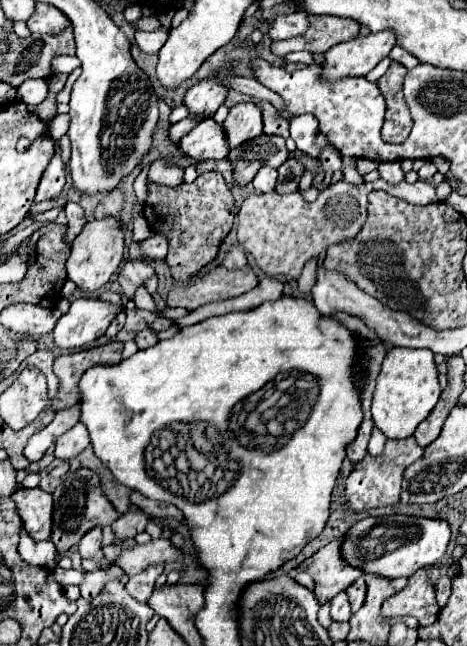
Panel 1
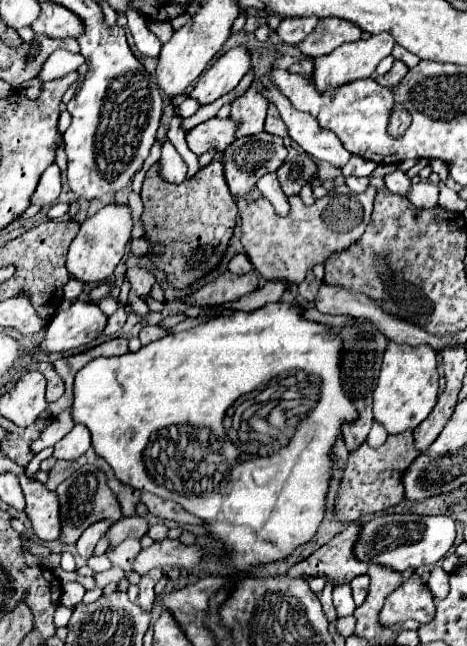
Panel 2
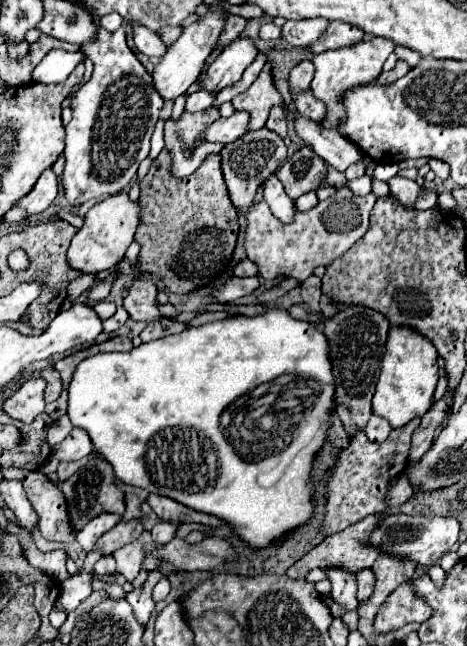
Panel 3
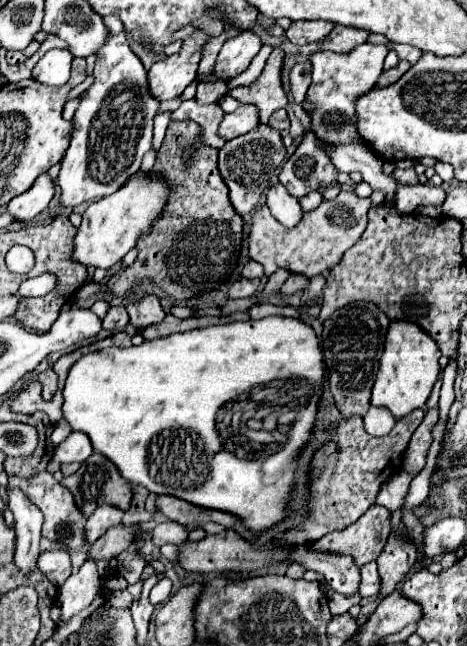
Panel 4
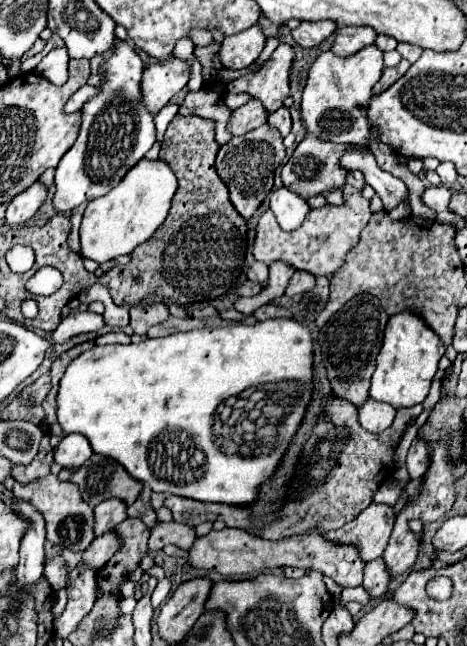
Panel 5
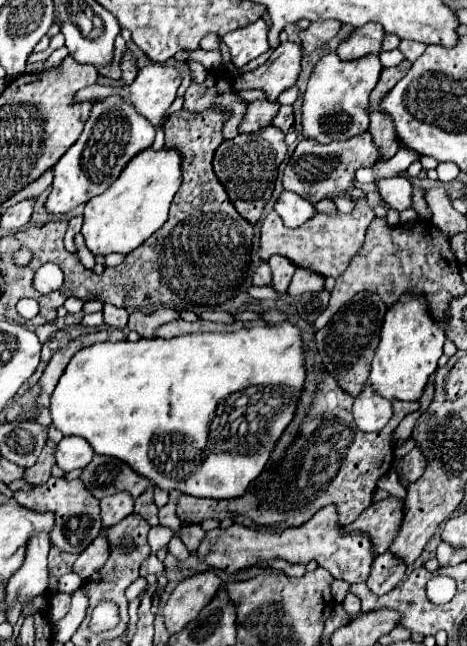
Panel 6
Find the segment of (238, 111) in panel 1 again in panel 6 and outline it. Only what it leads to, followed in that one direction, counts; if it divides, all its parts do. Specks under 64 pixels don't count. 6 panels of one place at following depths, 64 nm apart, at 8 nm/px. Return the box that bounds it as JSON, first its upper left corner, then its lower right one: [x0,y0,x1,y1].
[232,42,302,102]

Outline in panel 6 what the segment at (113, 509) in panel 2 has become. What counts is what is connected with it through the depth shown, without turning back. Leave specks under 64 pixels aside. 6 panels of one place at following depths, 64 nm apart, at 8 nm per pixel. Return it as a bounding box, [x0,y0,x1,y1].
[80,454,152,500]

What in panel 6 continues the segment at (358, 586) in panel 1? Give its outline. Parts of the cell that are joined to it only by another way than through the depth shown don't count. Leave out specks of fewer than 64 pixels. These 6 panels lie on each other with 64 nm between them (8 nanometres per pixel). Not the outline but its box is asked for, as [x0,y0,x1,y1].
[366,552,406,596]

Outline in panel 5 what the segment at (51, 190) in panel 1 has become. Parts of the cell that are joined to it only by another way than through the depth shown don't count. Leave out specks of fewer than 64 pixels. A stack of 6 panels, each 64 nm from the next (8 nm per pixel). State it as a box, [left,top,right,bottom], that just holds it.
[6,182,48,226]

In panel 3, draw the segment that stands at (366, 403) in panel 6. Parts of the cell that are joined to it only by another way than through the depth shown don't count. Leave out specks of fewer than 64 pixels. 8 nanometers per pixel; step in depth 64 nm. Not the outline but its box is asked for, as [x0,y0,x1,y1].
[366,414,392,444]

